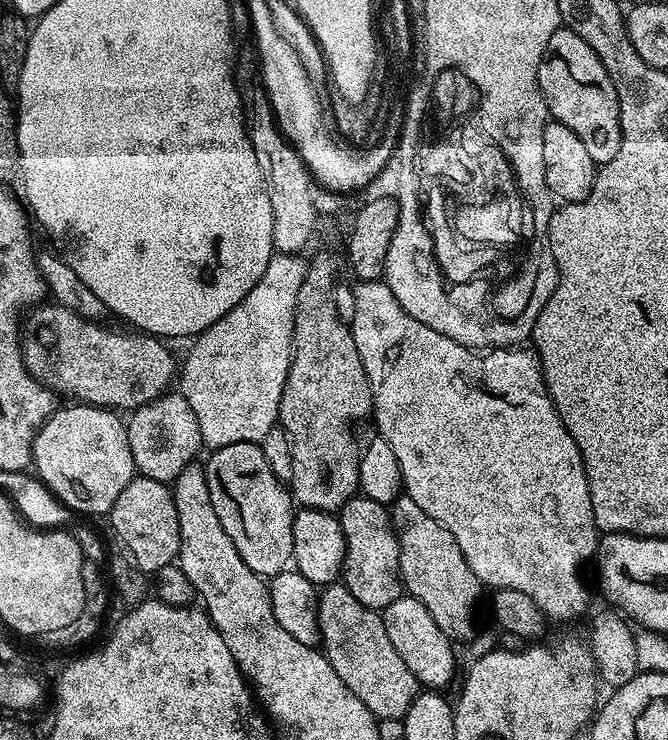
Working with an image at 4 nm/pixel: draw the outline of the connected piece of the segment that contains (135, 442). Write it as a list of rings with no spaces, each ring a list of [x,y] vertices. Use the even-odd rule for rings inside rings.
[[[165,394],[154,402],[146,402],[146,406],[135,409],[129,416],[132,417],[127,417],[126,427],[136,472],[171,485],[178,474],[197,459],[196,455],[204,444],[198,430],[198,418],[194,418],[194,410],[190,410],[190,402],[179,394]]]

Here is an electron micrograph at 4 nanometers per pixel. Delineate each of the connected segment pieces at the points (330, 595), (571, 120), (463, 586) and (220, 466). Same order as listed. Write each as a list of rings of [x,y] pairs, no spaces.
[[[337,582],[327,585],[319,593],[316,617],[320,623],[320,644],[324,657],[330,662],[330,666],[334,666],[334,674],[338,674],[342,682],[346,682],[350,694],[354,694],[354,698],[358,698],[358,702],[362,702],[362,706],[366,706],[366,710],[370,710],[377,721],[386,718],[403,720],[410,710],[413,698],[418,695],[418,685],[414,674],[410,674],[406,662],[398,658],[398,650],[394,650],[394,645],[391,644],[383,615],[377,609],[362,606],[362,602],[358,602],[358,598],[350,594],[343,582]]]
[[[560,27],[546,42],[542,62],[538,66],[538,86],[546,98],[549,117],[562,126],[570,126],[597,166],[610,162],[620,145],[620,107],[614,82],[610,82],[606,66],[598,54],[578,34]]]
[[[401,494],[390,506],[392,528],[398,538],[400,547],[400,578],[402,588],[407,595],[418,598],[426,610],[438,622],[438,630],[446,634],[453,642],[467,642],[476,635],[476,607],[480,604],[482,585],[466,566],[466,558],[462,558],[462,550],[458,550],[458,542],[454,542],[454,534],[446,530],[446,526],[438,526],[426,510],[415,504],[414,498]]]
[[[234,442],[234,446],[222,446],[215,449],[211,455],[204,473],[206,486],[210,486],[210,499],[215,512],[218,513],[218,522],[222,522],[222,530],[230,534],[230,542],[234,542],[234,550],[242,554],[242,562],[246,562],[246,566],[250,566],[254,574],[265,578],[277,576],[289,567],[292,560],[294,497],[291,491],[286,487],[285,481],[278,479],[270,470],[270,462],[266,462],[259,443]]]

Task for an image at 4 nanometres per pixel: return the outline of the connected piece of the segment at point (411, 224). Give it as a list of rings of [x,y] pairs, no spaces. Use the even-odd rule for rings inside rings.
[[[408,212],[404,216],[404,228],[396,228],[392,232],[392,241],[386,250],[384,259],[383,281],[390,286],[394,298],[398,298],[398,306],[410,314],[410,318],[418,318],[422,326],[430,326],[430,330],[438,330],[438,334],[446,334],[446,338],[454,338],[462,346],[473,350],[491,350],[494,348],[510,348],[520,346],[531,337],[532,327],[550,294],[556,289],[556,263],[550,248],[538,247],[540,252],[540,276],[536,276],[536,296],[532,296],[532,308],[516,320],[516,324],[500,324],[500,328],[476,328],[476,324],[468,324],[468,320],[460,320],[456,312],[448,312],[448,300],[444,300],[444,292],[438,292],[436,268],[432,268],[432,252],[427,249],[426,234],[418,232],[416,212]]]

